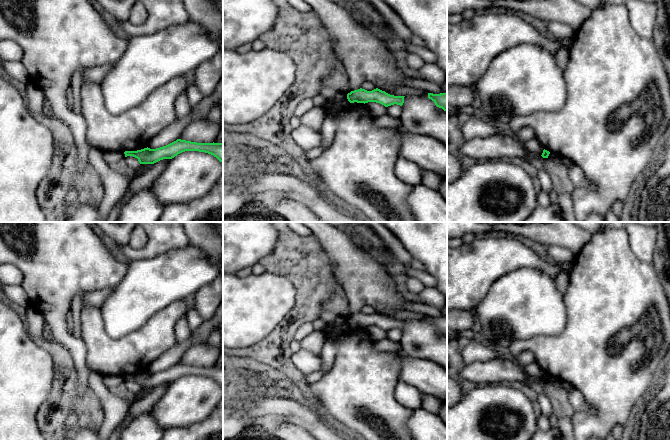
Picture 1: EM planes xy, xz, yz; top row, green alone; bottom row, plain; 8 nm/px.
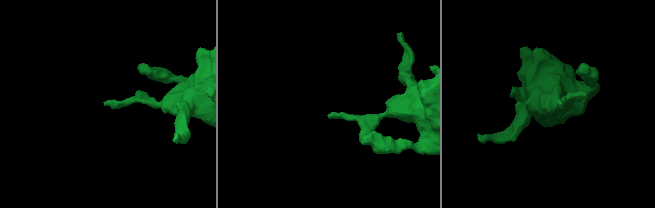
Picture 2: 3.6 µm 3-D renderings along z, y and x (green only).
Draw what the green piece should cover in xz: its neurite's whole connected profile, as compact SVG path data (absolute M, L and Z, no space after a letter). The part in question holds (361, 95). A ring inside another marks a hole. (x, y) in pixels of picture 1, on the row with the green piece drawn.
M378 88L367 91L365 89L358 89L351 91L347 94L347 99L350 103L368 103L368 102L376 102L384 105L385 107L397 104L402 106L404 103L405 96L394 96L382 91Z

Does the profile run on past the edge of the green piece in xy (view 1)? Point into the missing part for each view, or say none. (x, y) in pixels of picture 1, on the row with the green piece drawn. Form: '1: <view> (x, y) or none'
1: none

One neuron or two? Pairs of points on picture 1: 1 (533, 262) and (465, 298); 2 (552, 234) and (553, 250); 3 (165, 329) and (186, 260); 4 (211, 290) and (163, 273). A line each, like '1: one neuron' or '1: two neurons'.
1: one neuron
2: two neurons
3: two neurons
4: two neurons

